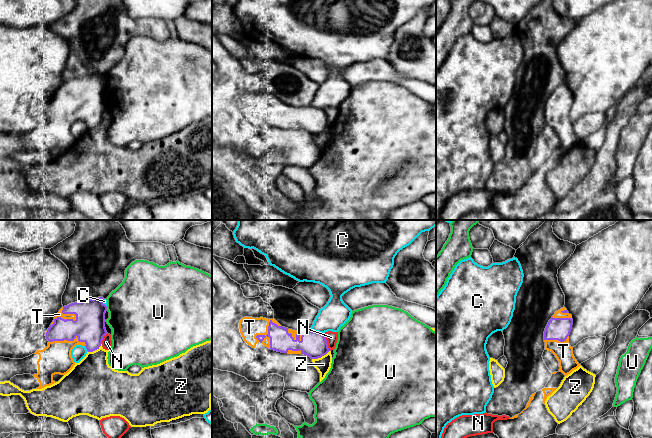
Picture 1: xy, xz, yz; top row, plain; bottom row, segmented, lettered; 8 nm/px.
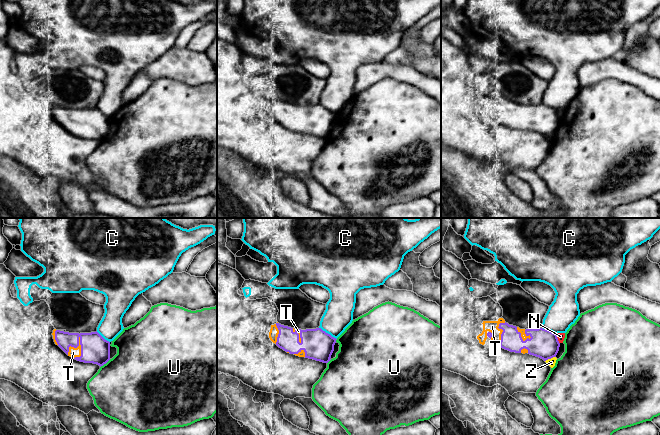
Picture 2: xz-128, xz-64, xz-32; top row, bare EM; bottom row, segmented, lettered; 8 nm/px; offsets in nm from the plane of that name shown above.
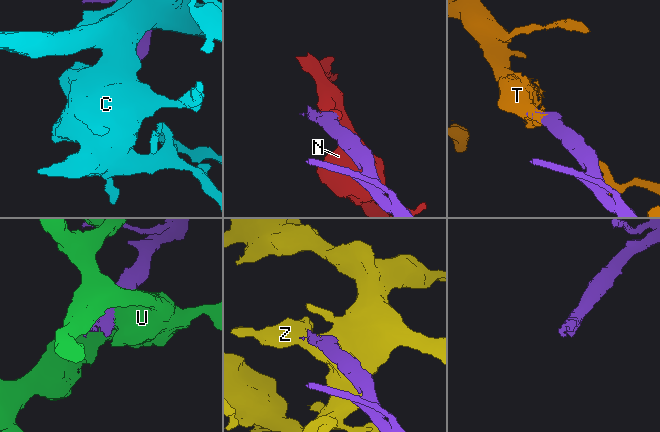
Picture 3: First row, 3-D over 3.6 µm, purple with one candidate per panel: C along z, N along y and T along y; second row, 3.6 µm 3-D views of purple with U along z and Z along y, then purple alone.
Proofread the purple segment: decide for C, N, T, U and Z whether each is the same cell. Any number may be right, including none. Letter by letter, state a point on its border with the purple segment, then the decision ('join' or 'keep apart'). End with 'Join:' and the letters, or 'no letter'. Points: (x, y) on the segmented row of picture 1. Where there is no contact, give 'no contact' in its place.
C: xz (316, 332) | keep apart
N: xz (326, 342) | keep apart
T: xz (268, 328) | join
U: xy (106, 308) | keep apart
Z: xz (320, 357) | keep apart
Join: T

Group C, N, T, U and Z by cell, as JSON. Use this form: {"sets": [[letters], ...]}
{"sets": [["C"], ["N"], ["T"], ["U"], ["Z"]]}

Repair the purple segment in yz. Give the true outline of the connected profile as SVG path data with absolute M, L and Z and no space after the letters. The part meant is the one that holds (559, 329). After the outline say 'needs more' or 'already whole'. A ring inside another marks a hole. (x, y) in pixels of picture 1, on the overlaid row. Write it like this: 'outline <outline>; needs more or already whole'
outline M563 307L555 312L544 331L545 350L555 355L559 361L559 372L565 376L580 366L569 344L572 325L572 315Z; needs more

